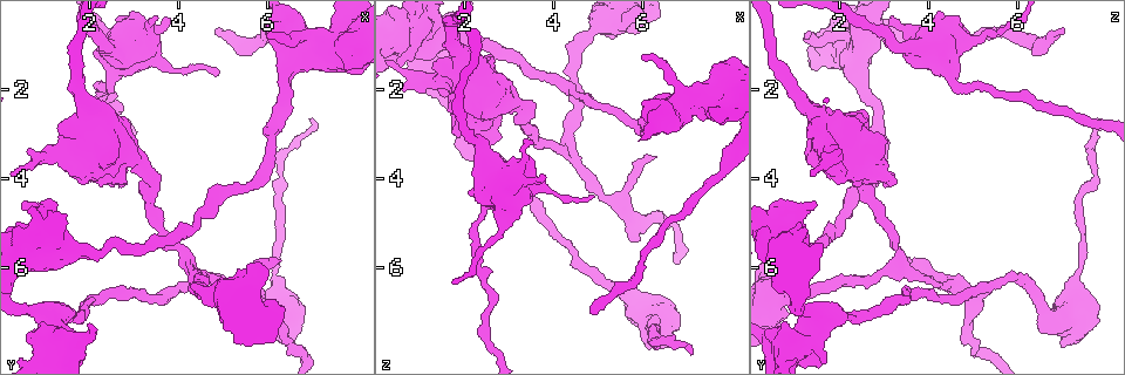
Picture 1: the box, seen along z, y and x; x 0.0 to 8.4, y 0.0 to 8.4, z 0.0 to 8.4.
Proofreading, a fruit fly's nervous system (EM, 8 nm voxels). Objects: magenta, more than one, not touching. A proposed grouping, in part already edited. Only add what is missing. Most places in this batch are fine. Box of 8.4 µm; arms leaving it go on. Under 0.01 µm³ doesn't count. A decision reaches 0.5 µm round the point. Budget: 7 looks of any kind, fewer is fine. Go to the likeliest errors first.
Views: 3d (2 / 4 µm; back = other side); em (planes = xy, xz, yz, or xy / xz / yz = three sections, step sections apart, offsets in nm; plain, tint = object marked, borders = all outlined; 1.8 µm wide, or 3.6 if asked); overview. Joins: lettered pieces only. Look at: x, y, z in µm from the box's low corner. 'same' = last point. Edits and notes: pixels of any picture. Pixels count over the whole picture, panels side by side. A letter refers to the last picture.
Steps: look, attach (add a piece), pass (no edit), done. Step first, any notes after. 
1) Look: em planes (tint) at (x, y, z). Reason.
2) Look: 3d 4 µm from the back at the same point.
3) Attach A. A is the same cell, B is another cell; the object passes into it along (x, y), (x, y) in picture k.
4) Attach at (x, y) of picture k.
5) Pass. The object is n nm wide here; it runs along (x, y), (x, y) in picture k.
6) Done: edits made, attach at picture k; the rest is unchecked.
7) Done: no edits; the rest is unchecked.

Look: 3d 4 µm at (6.95, 2.65, 7.75). Free end.

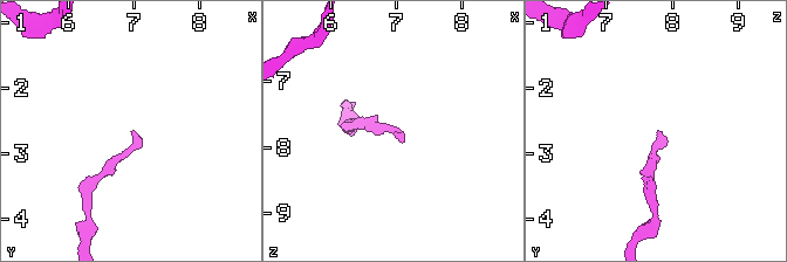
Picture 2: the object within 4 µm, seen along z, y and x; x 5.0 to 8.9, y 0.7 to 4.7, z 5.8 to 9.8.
Look: em planes (plain) at (6.95, 2.65, 7.75). Shape alone is not enough.

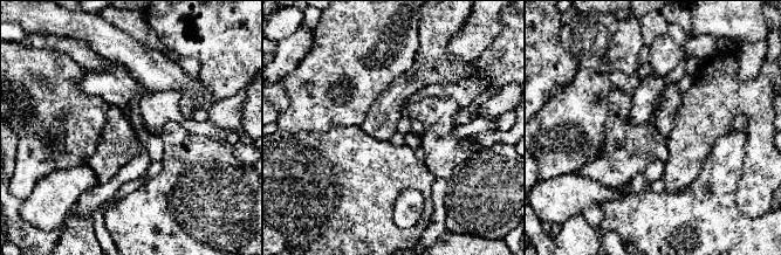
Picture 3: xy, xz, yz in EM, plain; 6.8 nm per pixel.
Look: em planes (borders) at the same point. See the neighbours.

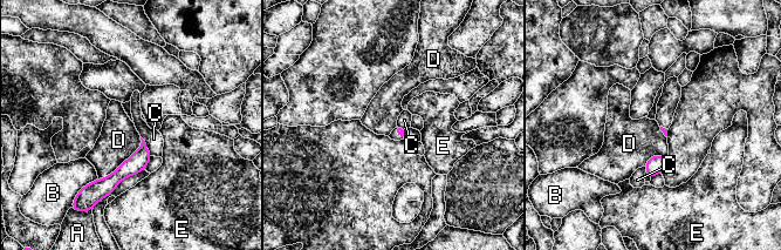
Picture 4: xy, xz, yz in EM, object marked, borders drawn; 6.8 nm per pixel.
Pass. A, B, C, D and E are other cells; it runs along (143, 146), (107, 186), (95, 186) in picture 4; none of them fits.

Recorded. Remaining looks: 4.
Look: em 3.6 µm xy step 16 (tint) at (3.05, 3.55, 2.30). Sudden change in width.

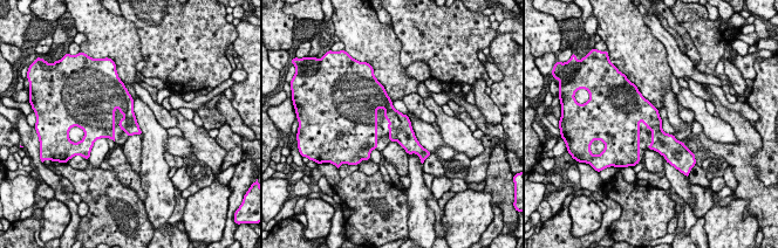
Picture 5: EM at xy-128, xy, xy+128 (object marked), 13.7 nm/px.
Look: em 3.6 µm planes (borders) at the same point. Cut it another way.

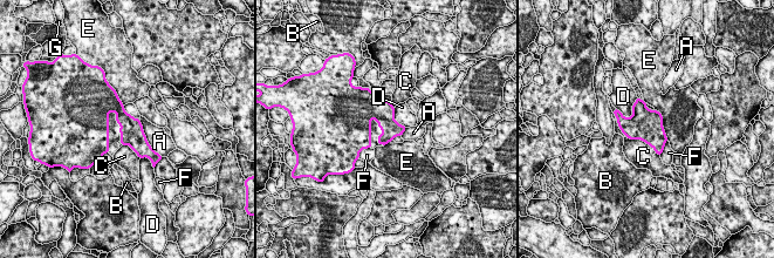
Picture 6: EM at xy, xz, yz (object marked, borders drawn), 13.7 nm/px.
Pass. A, B, C, D, E, F and G are other cells; it runs along (90, 128), (115, 109), (149, 151) in picture 6; no lettered piece goes on from it.

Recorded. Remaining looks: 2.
Look: 3d 2 µm at (4.85, 0.60, 7.05). End of a long branch.

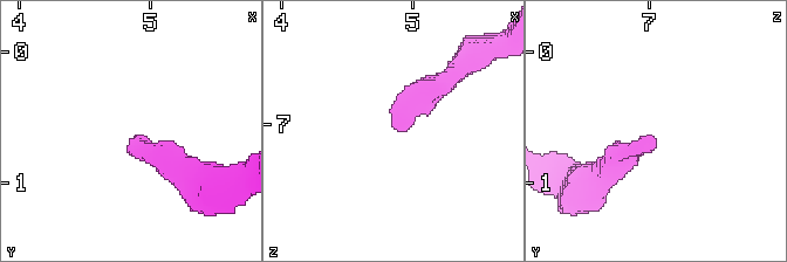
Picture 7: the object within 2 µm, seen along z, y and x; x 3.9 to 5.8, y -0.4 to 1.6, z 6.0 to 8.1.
Look: em xy step 4 (borders) at (4.86, 0.66, 7.04).

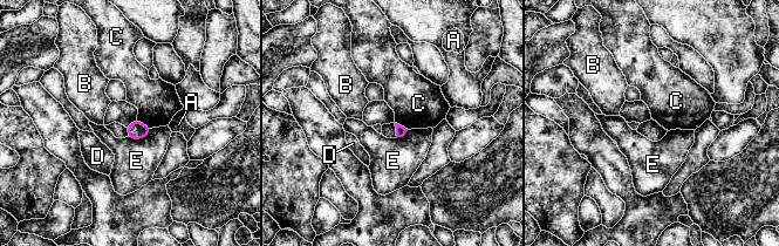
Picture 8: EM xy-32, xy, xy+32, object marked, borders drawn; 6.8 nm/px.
Pass. A, B, C, D and E are other cells; a border runs along (136, 120), (151, 128) in picture 8; none of them fits.

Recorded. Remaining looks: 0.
Done: no edits; the rest is unchecked.

